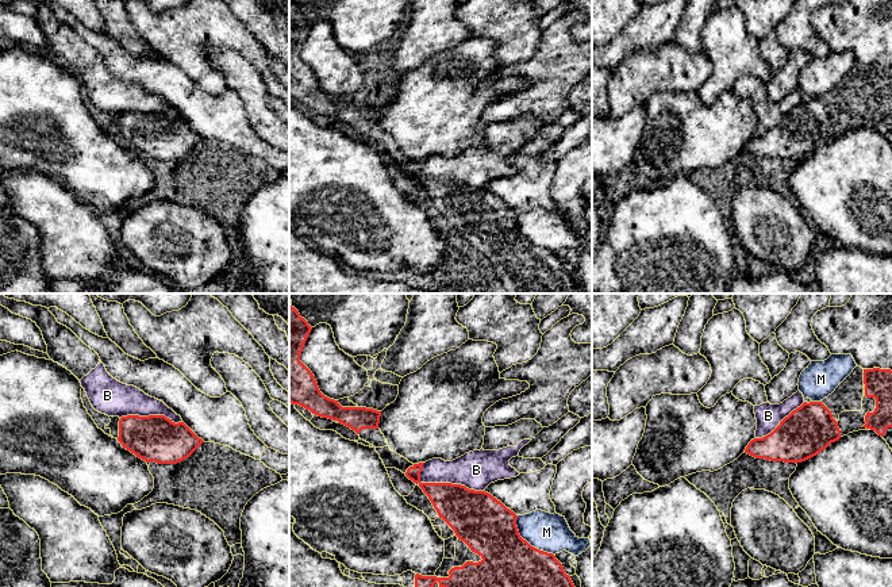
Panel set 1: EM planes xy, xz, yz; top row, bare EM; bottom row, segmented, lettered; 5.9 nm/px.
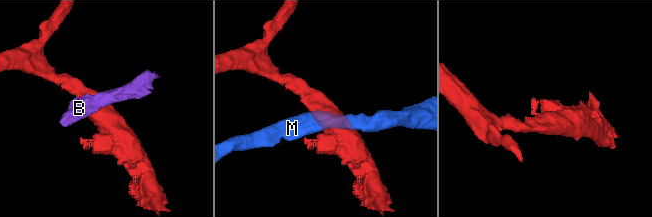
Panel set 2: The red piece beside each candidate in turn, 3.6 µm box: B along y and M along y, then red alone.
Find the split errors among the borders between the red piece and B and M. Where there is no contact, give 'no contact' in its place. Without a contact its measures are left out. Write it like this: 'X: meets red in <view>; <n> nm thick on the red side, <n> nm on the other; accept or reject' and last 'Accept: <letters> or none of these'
B: meets red in xz; 300 nm thick on the red side, 220 nm on the other; reject
M: meets red in xz; 480 nm thick on the red side, 220 nm on the other; reject
Accept: none of these

